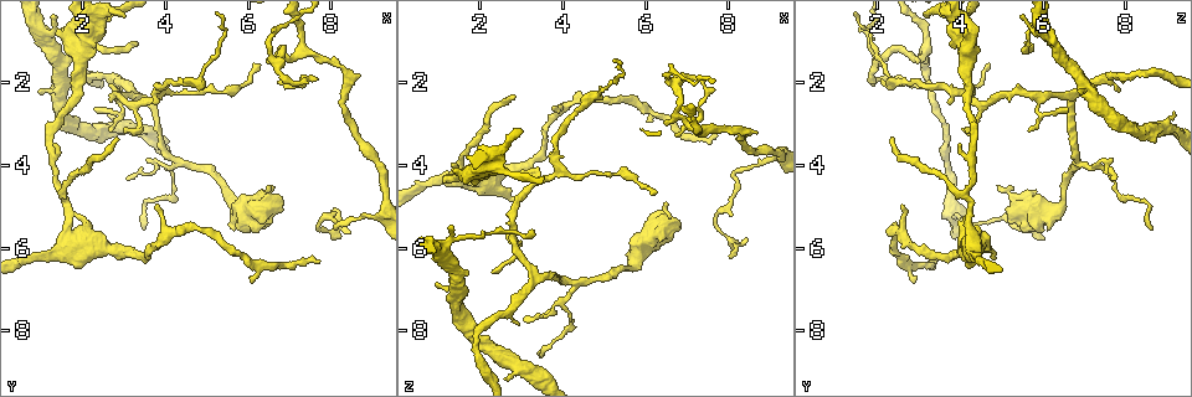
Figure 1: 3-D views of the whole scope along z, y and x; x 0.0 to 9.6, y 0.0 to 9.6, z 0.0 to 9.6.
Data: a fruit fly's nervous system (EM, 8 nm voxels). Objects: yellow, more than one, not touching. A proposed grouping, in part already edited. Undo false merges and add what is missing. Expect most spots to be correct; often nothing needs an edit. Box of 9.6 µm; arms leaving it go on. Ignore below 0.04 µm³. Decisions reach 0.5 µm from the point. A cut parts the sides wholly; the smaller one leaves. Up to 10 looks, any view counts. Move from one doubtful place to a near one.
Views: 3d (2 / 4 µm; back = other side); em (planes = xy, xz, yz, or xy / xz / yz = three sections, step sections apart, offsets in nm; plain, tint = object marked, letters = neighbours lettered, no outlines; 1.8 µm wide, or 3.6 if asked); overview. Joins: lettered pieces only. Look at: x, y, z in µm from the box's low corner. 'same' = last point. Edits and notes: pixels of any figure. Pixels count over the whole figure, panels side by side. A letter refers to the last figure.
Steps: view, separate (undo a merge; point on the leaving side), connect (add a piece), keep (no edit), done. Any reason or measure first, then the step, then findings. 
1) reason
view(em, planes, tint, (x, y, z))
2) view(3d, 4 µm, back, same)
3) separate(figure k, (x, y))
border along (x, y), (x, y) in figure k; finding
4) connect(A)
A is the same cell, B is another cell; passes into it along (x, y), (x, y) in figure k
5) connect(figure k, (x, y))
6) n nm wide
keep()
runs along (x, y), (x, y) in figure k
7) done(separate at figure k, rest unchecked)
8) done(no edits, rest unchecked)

abrupt turn
view(3d, 4 µm, (6.50, 1.30, 2.00))

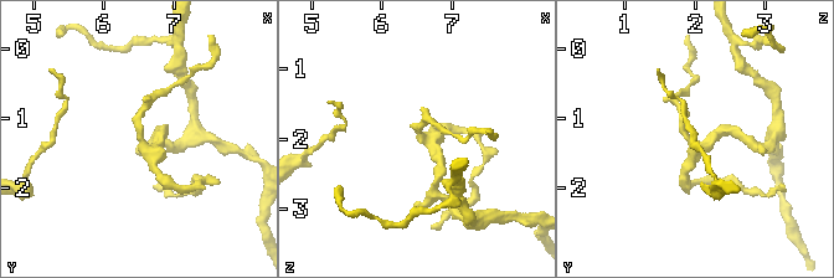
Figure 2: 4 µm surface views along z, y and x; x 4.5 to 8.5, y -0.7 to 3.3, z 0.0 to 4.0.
view(em, xy, step 8, tint, (6.60, 1.35, 2.00))

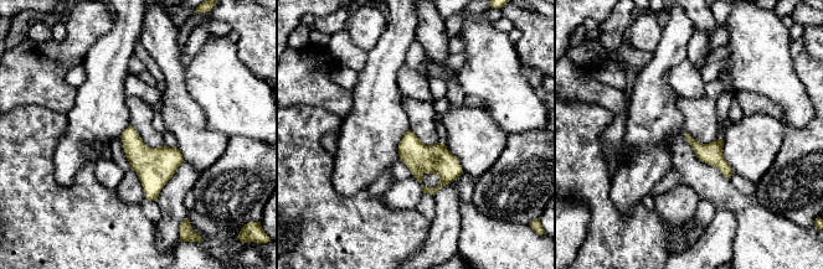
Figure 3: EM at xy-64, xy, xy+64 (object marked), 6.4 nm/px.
view(em, xy, step 8, letters, same)

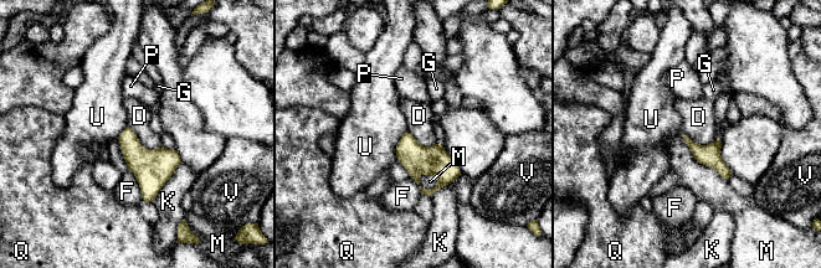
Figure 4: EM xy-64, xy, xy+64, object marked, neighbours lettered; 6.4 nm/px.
keep()
D, F, G, K, M, P, Q, U and V are other cells; border along (128, 125), (144, 147), (162, 147) in figure 4; one neuron here

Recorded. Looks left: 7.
free end
view(3d, 4 µm, (0.95, 2.25, 6.85))

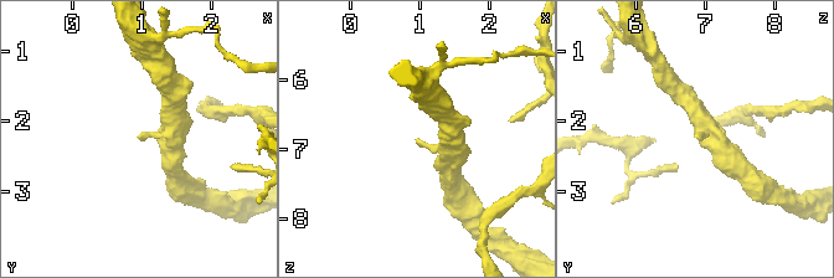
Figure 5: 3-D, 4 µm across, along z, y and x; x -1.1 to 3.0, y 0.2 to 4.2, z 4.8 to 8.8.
need the tissue
view(em, planes, letters, (0.90, 2.20, 6.85))

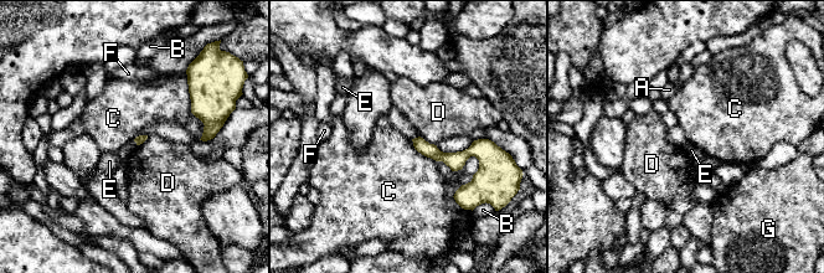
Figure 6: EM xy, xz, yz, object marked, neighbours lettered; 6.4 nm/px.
keep()
A, B, C, D, E, F and G are other cells; border along (185, 73), (191, 112) in figure 6; none of them fits

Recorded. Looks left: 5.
an open end
view(em, xy, step 4, plain, (2.90, 2.20, 7.80))

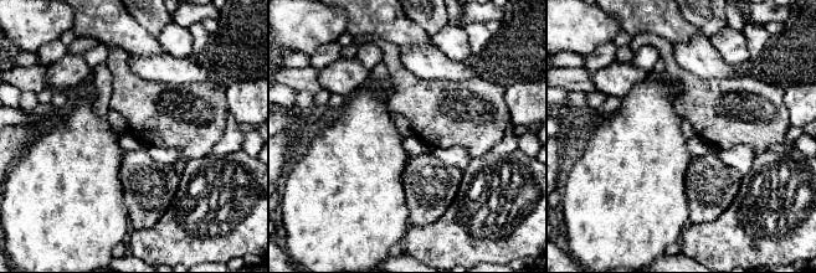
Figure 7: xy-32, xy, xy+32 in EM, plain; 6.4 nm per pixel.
with the object marked
view(em, xy, step 4, tint, same)

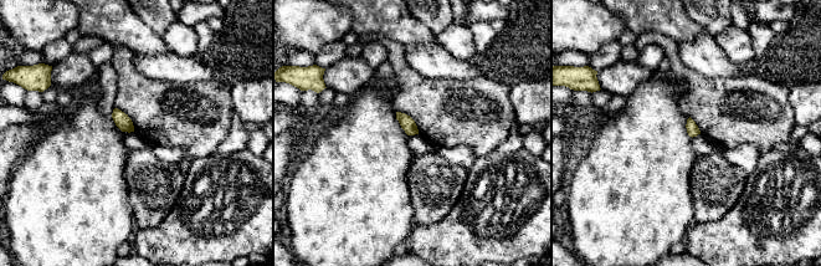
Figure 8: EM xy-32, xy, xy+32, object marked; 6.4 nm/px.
see the neighbours
view(em, xy, step 4, letters, same)

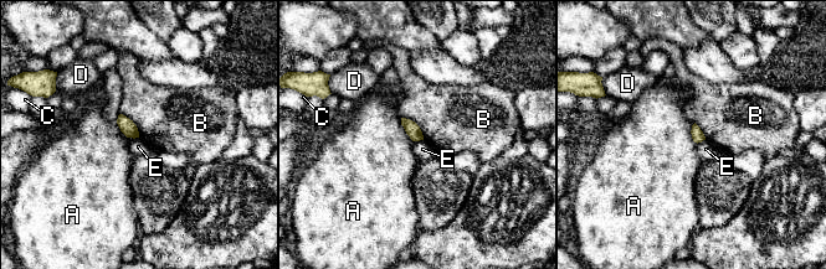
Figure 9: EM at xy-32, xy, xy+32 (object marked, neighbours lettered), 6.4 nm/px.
keep()
A, B, C, D and E are other cells; border along (129, 136), (138, 138) in figure 9; none of them fits

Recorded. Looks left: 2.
thin end
view(em, planes, letters, (3.00, 3.20, 4.15))

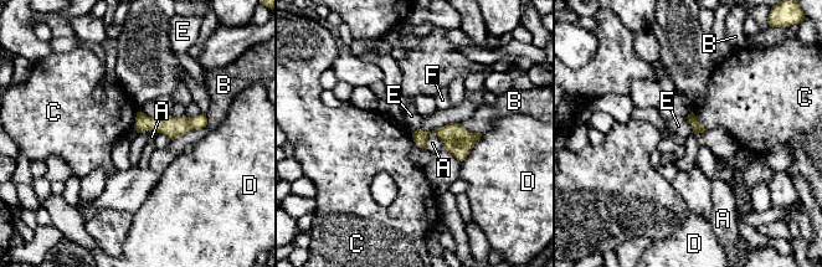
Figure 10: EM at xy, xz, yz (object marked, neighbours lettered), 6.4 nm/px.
keep()
A, B, C, D, E and F are other cells; border along (686, 118), (694, 132) in figure 10; none of them fits

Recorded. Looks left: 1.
done(no edits, rest unchecked)

